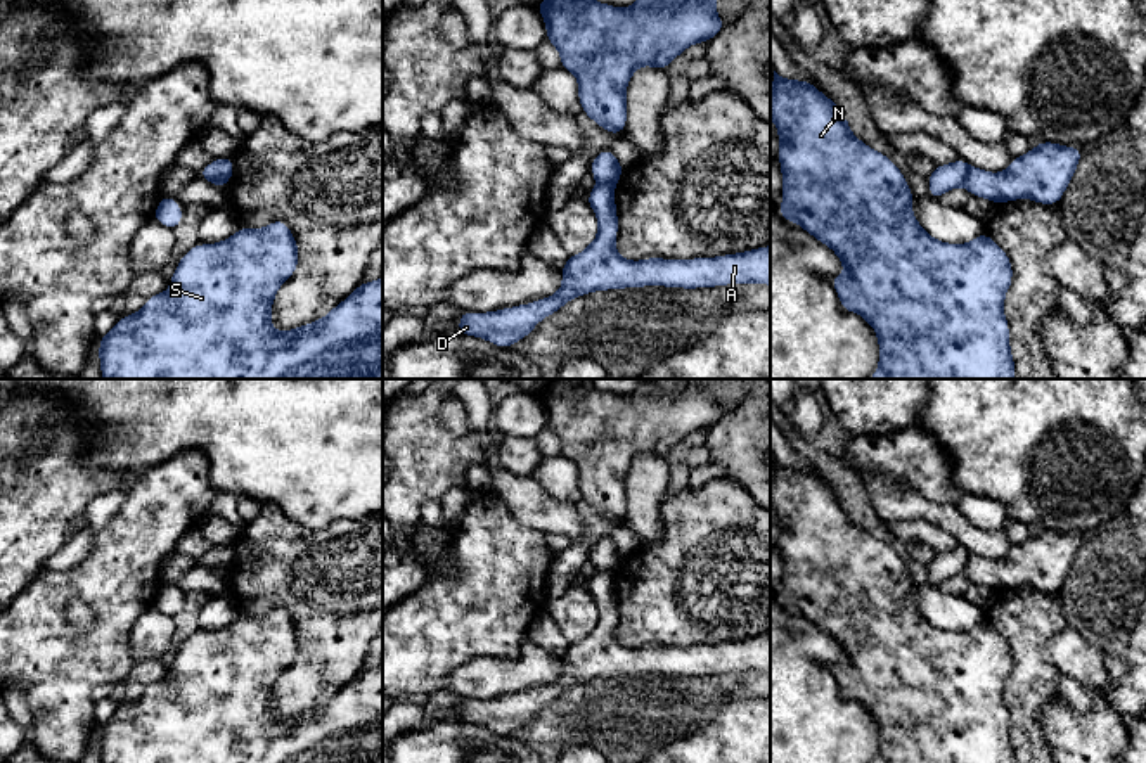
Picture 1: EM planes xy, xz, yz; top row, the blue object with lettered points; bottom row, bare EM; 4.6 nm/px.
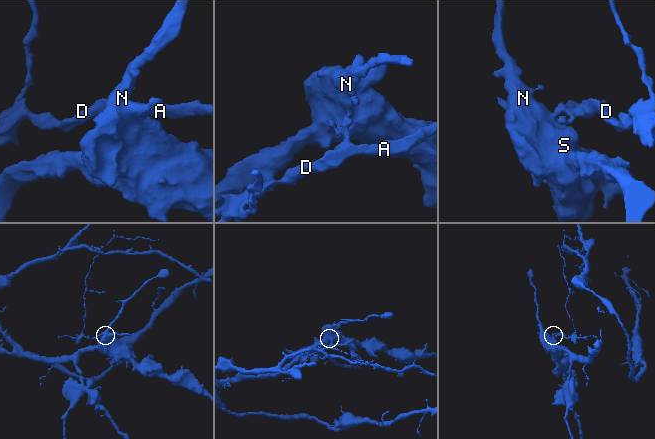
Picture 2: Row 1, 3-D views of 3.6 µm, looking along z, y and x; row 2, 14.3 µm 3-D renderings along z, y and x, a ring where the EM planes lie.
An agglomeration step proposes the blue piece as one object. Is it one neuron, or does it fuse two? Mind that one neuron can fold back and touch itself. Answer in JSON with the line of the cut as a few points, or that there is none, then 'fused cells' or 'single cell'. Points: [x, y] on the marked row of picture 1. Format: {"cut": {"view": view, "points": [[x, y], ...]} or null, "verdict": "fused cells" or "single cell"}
{"cut": {"view": "yz", "points": [[972, 166], [961, 184]]}, "verdict": "fused cells"}

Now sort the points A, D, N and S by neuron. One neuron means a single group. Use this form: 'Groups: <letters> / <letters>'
Groups: A D / N S

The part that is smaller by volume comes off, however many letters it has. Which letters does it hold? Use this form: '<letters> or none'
A, D

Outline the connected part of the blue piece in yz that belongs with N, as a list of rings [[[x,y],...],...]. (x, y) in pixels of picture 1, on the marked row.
[[[774,71],[770,118],[777,125],[782,173],[779,215],[829,246],[847,268],[843,275],[831,275],[829,282],[841,308],[862,315],[878,334],[879,363],[869,379],[1014,379],[1009,324],[1002,311],[1013,266],[992,237],[983,232],[966,244],[933,239],[911,209],[916,197],[897,164],[859,140],[836,102],[814,83],[788,80]]]

